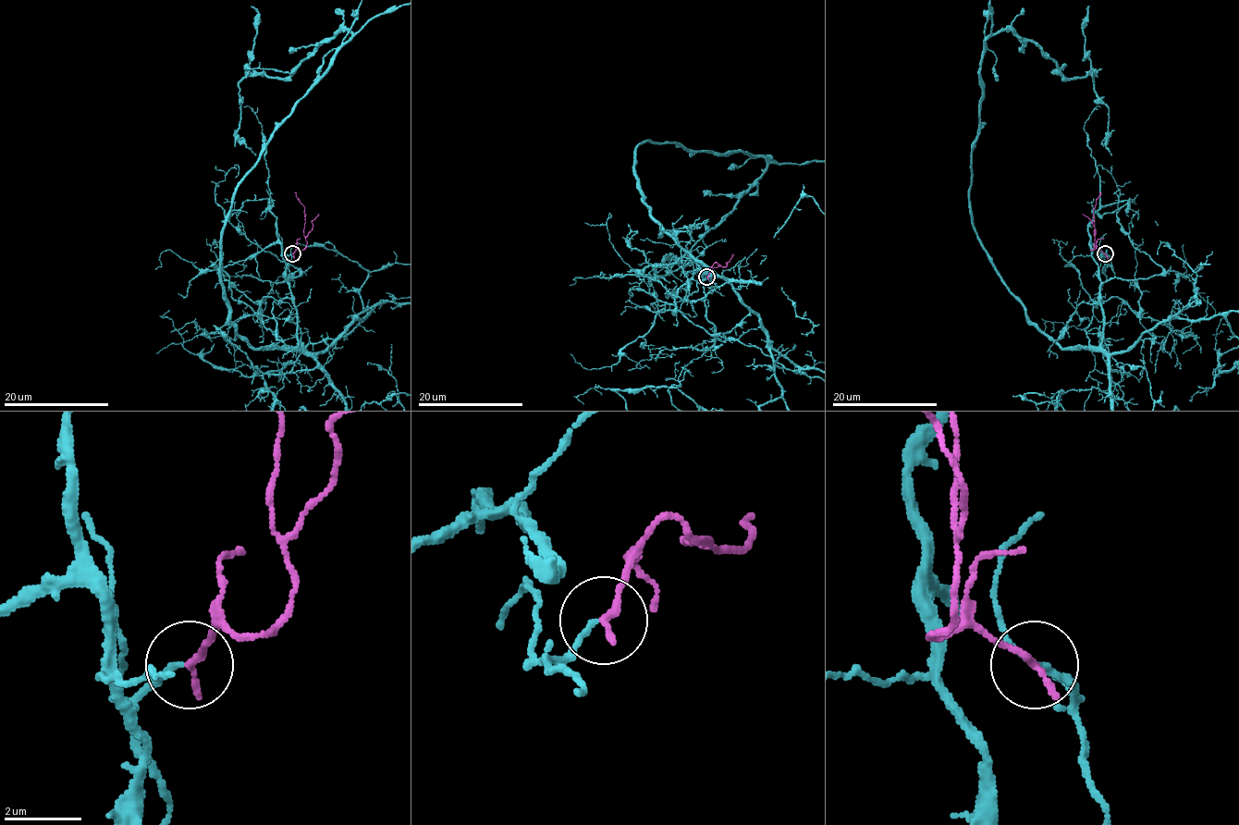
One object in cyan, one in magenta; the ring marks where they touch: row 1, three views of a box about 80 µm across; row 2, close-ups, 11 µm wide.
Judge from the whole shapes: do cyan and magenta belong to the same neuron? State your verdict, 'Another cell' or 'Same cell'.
Same cell

